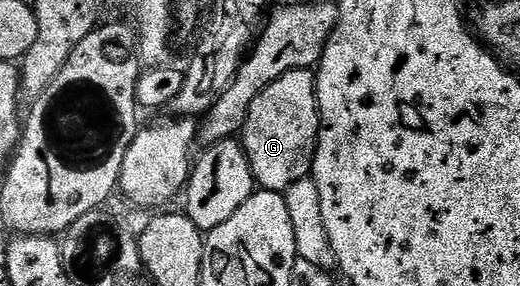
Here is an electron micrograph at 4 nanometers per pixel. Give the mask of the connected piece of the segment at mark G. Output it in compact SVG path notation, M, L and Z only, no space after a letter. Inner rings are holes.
M300 68L275 78L275 82L264 88L259 98L255 98L255 102L251 102L251 110L239 133L239 143L249 159L254 181L266 192L284 194L295 182L306 179L313 171L313 159L320 129L321 115L317 105L316 75L308 68Z

